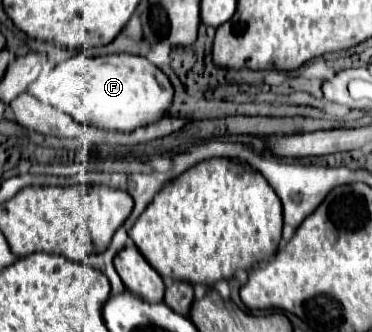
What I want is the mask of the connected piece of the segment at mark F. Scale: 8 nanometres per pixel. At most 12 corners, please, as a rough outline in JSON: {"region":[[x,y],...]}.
{"region":[[129,53],[75,55],[27,91],[83,125],[133,131],[173,101]]}

